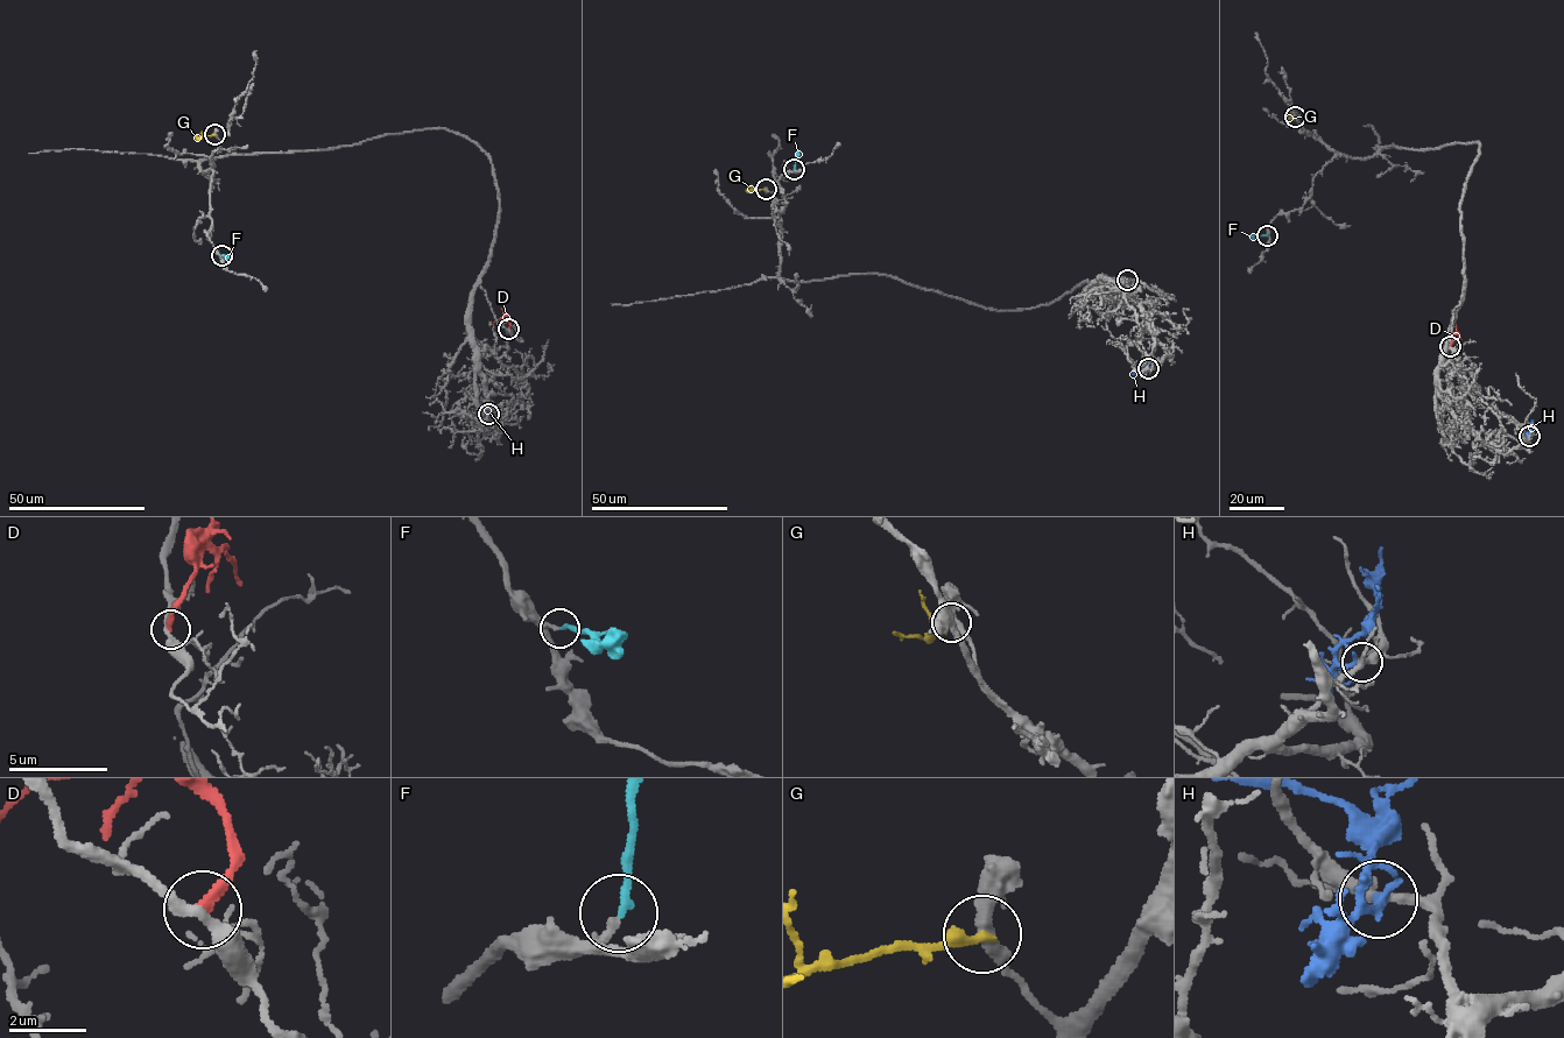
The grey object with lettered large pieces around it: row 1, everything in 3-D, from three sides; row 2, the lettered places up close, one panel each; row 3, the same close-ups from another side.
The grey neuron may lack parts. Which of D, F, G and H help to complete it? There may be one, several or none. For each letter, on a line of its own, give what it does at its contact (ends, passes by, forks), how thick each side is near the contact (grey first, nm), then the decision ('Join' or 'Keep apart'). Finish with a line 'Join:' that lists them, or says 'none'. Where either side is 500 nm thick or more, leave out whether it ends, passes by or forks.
D: It ends there. Thickness 320 nm (grey) against 240 nm. Keep apart
F: It ends there. Thickness 170 nm (grey) against 240 nm. Join
G: It ends there. Thickness 360 nm (grey) against 320 nm. Keep apart
H: It passes by. Thickness 320 nm (grey) against 180 nm. Keep apart
Join: F

